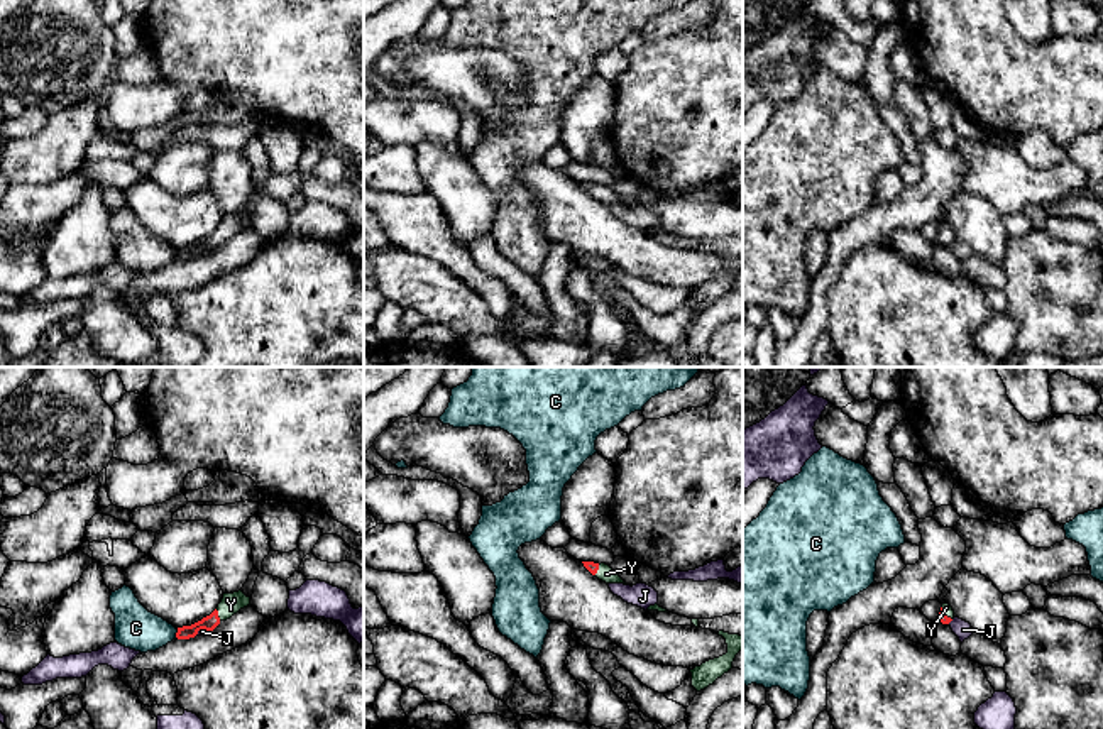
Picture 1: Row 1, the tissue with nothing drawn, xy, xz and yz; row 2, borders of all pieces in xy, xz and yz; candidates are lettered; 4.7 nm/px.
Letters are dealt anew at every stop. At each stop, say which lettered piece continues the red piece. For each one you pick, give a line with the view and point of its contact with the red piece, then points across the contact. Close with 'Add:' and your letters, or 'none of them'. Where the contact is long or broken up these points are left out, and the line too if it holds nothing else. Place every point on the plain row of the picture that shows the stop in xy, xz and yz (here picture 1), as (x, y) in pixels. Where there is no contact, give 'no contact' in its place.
Y: xy (217, 235) | across xy (208, 244), (217, 235), (230, 225)
Add: Y

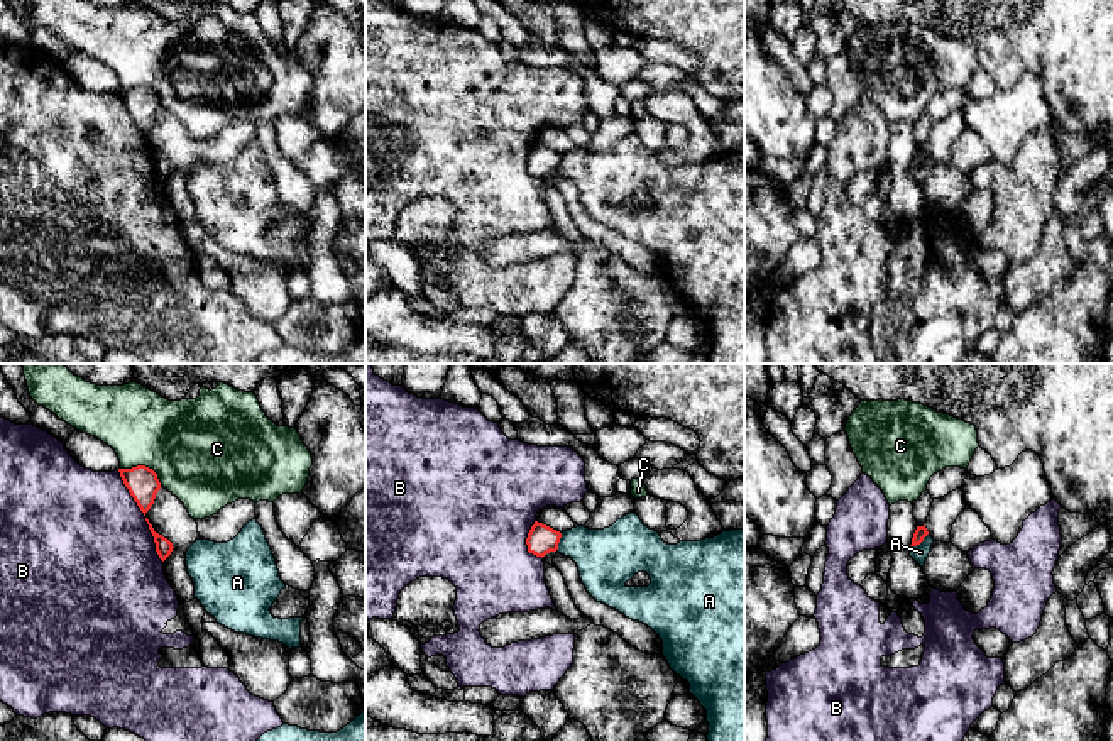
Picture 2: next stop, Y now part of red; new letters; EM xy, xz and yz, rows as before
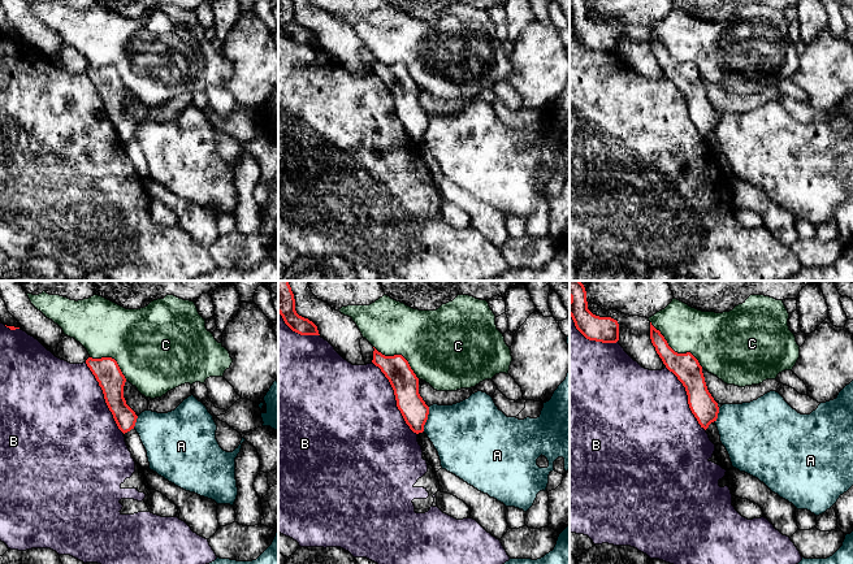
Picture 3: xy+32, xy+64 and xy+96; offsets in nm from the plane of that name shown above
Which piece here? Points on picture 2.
Add: none of them

